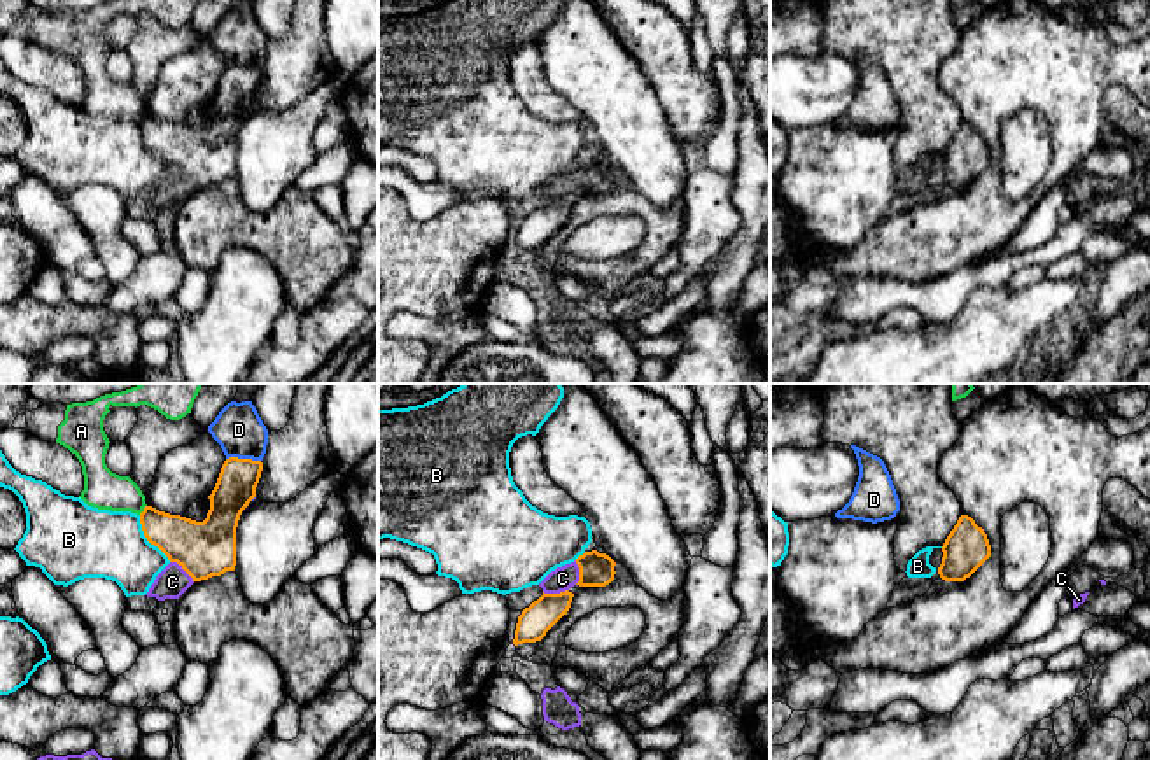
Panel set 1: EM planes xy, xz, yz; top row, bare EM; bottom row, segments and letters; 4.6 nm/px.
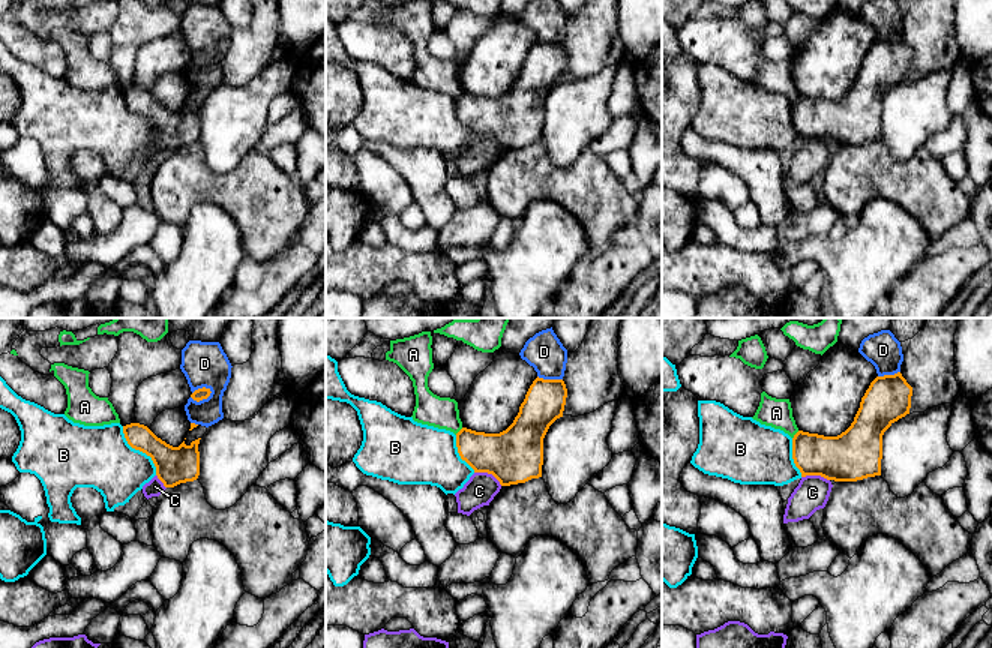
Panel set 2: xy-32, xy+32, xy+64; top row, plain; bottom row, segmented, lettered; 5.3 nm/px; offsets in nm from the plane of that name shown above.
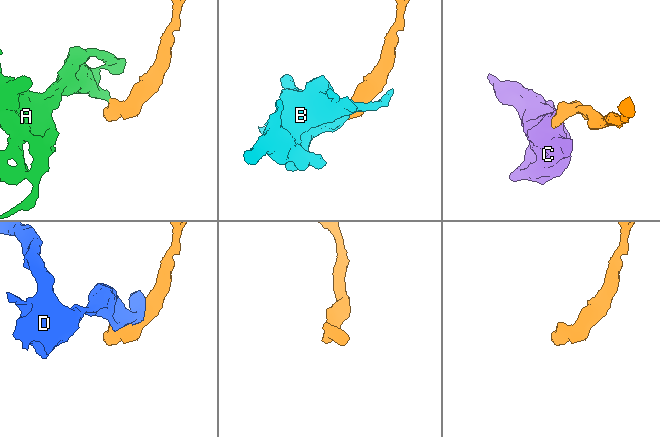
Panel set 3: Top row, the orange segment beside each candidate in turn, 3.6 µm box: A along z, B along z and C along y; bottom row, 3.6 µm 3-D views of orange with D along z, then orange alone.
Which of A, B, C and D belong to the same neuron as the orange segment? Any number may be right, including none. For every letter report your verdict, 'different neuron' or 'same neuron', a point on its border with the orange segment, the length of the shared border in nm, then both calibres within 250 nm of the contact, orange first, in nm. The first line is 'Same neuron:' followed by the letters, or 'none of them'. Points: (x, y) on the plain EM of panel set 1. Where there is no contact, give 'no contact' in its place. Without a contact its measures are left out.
Same neuron: C
A: different neuron; contact xy (144, 118); length 60 nm; calibres 220 and 180 nm
B: different neuron; contact xy (147, 147); length 260 nm; calibres 240 and 320 nm
C: same neuron; contact xy (182, 175); length 150 nm; calibres 260 and 150 nm
D: different neuron; contact xy (244, 67); length 160 nm; calibres 180 and 220 nm

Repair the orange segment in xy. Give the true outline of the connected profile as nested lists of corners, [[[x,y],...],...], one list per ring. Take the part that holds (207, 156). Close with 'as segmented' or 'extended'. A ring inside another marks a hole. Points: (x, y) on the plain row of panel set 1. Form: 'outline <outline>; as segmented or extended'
outline [[[226,67],[208,103],[210,117],[203,130],[152,114],[144,116],[140,121],[144,144],[170,168],[156,184],[147,205],[179,207],[194,189],[235,179],[238,128],[256,105],[261,79],[261,68]]]; extended

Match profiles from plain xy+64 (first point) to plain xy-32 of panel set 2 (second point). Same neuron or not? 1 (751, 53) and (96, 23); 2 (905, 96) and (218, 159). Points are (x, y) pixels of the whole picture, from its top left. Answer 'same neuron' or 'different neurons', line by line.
1: different neurons
2: same neuron

